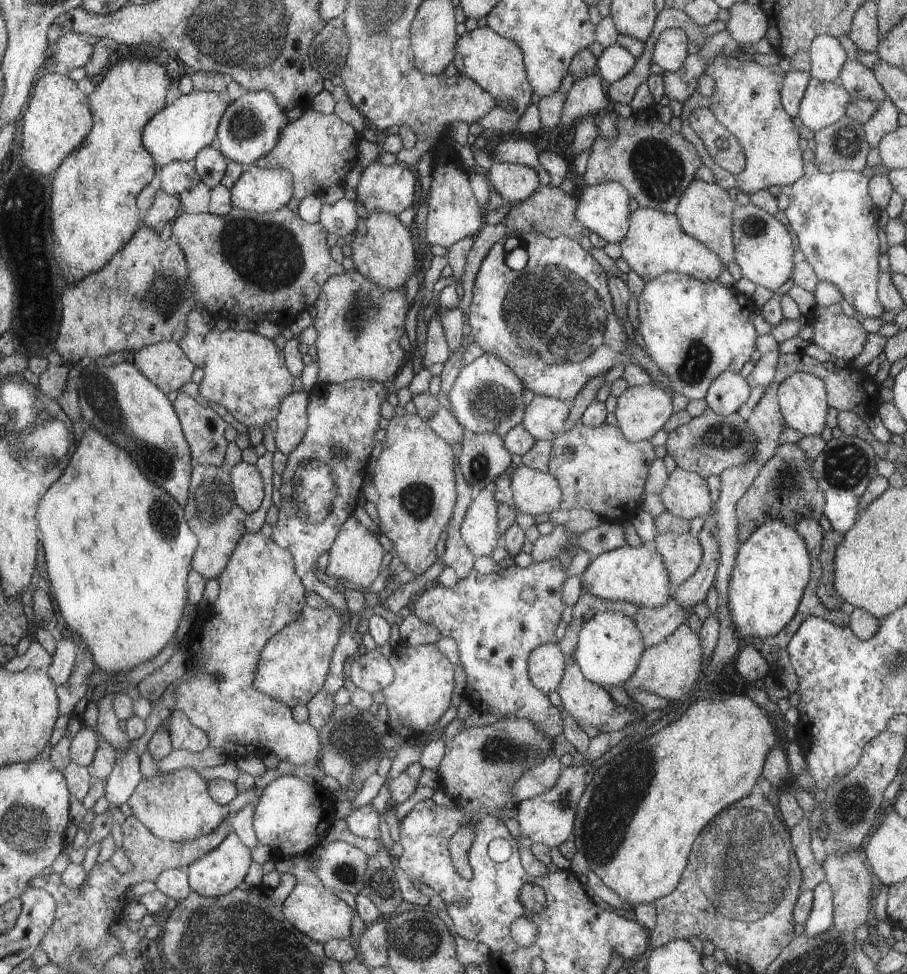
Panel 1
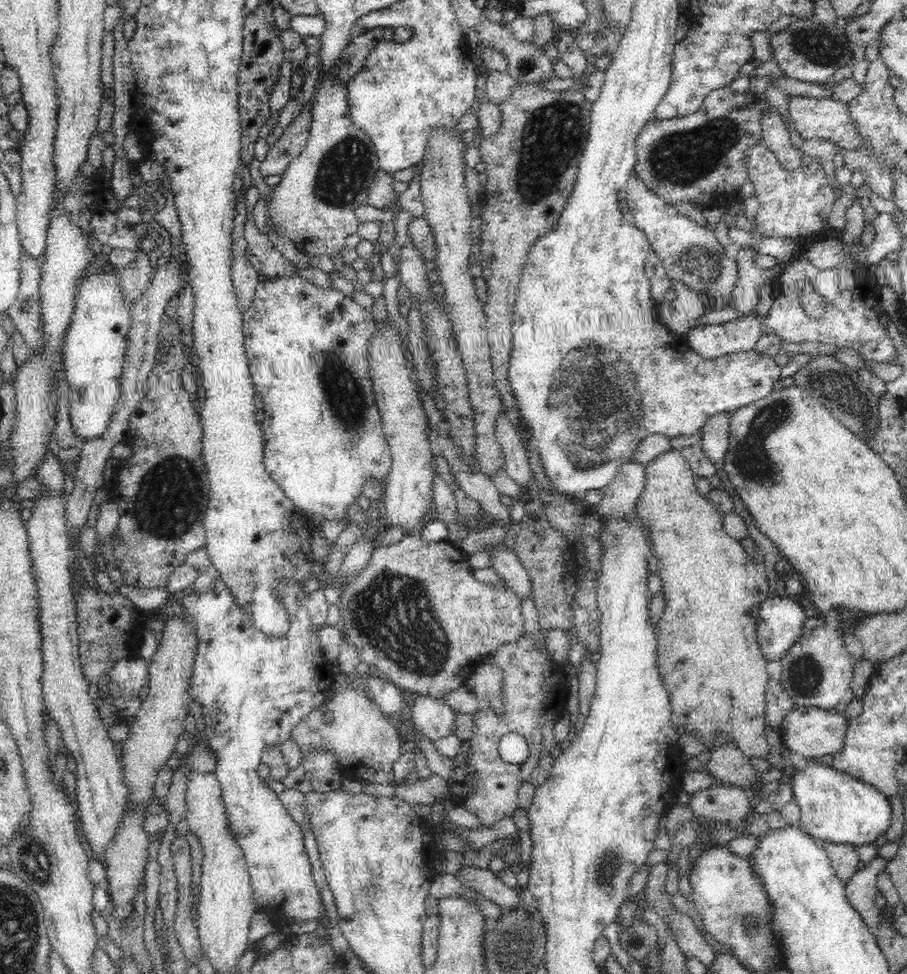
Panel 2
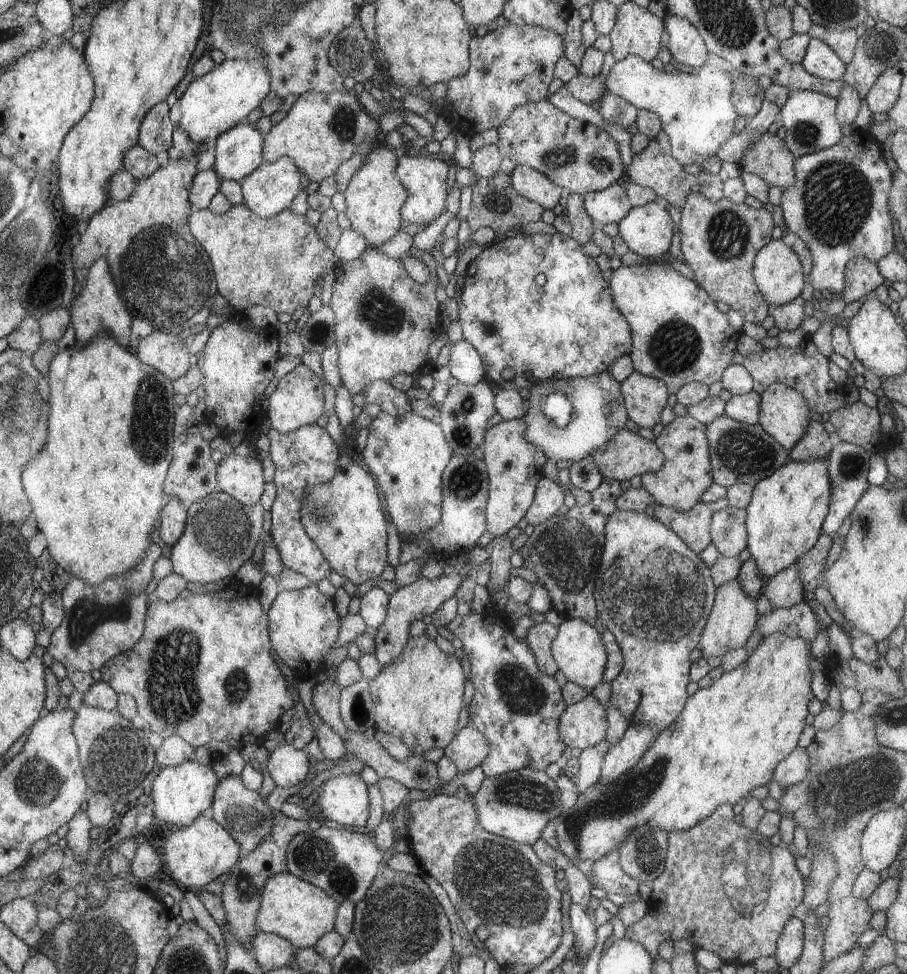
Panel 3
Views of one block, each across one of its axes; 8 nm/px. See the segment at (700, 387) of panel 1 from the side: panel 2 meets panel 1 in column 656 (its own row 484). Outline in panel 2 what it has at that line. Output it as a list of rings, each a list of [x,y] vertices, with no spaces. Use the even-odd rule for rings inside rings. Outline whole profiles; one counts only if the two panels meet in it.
[[[274,276],[274,277],[278,277],[278,280],[267,280],[267,281],[260,281],[260,282],[258,282],[258,284],[257,284],[257,286],[256,286],[256,292],[254,292],[254,300],[253,300],[253,301],[252,301],[252,306],[250,306],[250,308],[248,308],[248,309],[246,309],[246,310],[245,310],[245,311],[244,311],[244,312],[242,312],[242,313],[243,313],[243,335],[244,335],[244,342],[245,342],[245,353],[246,353],[246,357],[248,357],[248,362],[249,362],[249,369],[250,369],[250,372],[251,372],[251,375],[252,375],[252,380],[253,380],[253,383],[254,383],[254,386],[255,386],[255,389],[256,389],[256,392],[257,392],[257,394],[258,394],[258,395],[260,395],[260,396],[261,396],[261,398],[262,398],[262,400],[263,400],[263,408],[262,408],[262,411],[261,411],[261,414],[264,414],[264,417],[263,417],[263,418],[262,418],[262,423],[261,423],[261,427],[262,427],[262,430],[263,430],[263,438],[264,438],[264,464],[263,464],[263,465],[264,465],[264,466],[265,466],[265,469],[266,469],[266,470],[267,470],[267,473],[268,473],[268,474],[270,474],[270,475],[271,475],[271,477],[272,477],[272,480],[274,480],[274,482],[276,482],[276,484],[278,484],[278,486],[279,486],[279,487],[280,487],[280,488],[281,488],[281,489],[282,489],[282,490],[283,490],[283,491],[284,491],[284,492],[285,492],[285,495],[286,495],[286,496],[287,496],[287,497],[288,497],[288,498],[289,498],[289,499],[290,499],[290,500],[291,500],[291,501],[292,501],[292,502],[293,502],[293,505],[294,505],[294,506],[295,506],[295,507],[296,507],[296,508],[297,508],[297,510],[298,510],[298,511],[301,511],[301,512],[302,512],[302,513],[305,513],[305,514],[309,514],[309,516],[312,516],[312,514],[315,514],[315,516],[324,516],[324,520],[325,520],[325,519],[334,519],[334,518],[341,518],[341,517],[343,517],[343,516],[346,516],[346,517],[347,517],[347,518],[348,518],[348,508],[350,508],[350,506],[352,506],[352,504],[354,504],[354,502],[356,502],[356,498],[358,498],[358,496],[362,496],[362,495],[363,495],[363,494],[362,494],[362,486],[364,486],[364,482],[366,482],[366,480],[368,480],[368,478],[376,478],[376,479],[377,479],[377,480],[382,480],[382,479],[383,479],[383,478],[384,478],[384,475],[387,475],[387,474],[388,474],[388,472],[389,472],[389,470],[390,470],[390,466],[392,466],[392,458],[391,458],[391,450],[390,450],[390,449],[389,449],[389,446],[388,446],[388,443],[387,443],[387,436],[386,436],[386,435],[385,435],[385,430],[384,430],[384,429],[383,429],[383,422],[382,422],[382,419],[381,419],[381,416],[380,416],[380,411],[379,411],[379,410],[378,410],[378,405],[377,405],[377,404],[376,404],[376,397],[374,397],[374,387],[373,387],[373,386],[372,386],[372,375],[370,375],[370,372],[369,372],[369,362],[368,362],[368,342],[369,342],[369,339],[370,339],[370,338],[372,338],[372,334],[373,334],[373,331],[374,331],[374,330],[376,330],[376,326],[375,326],[375,321],[374,321],[374,320],[373,320],[373,315],[372,315],[372,314],[371,314],[371,312],[370,312],[370,311],[369,311],[369,310],[367,310],[367,309],[366,309],[366,308],[362,308],[362,306],[360,306],[360,304],[357,304],[357,303],[356,303],[356,302],[355,302],[355,301],[354,301],[354,299],[352,299],[352,298],[350,298],[350,297],[346,297],[346,296],[345,296],[345,295],[344,295],[344,296],[342,296],[342,293],[341,293],[341,292],[340,292],[340,291],[338,291],[338,290],[336,290],[336,289],[333,289],[333,288],[331,288],[331,289],[328,289],[328,288],[318,288],[318,286],[314,286],[314,284],[310,284],[310,282],[309,282],[309,281],[308,281],[308,282],[306,282],[306,280],[302,280],[302,277],[301,277],[301,276],[300,276],[300,278],[298,278],[298,276],[282,276],[282,278],[280,278],[280,277],[279,277],[279,276]]]

